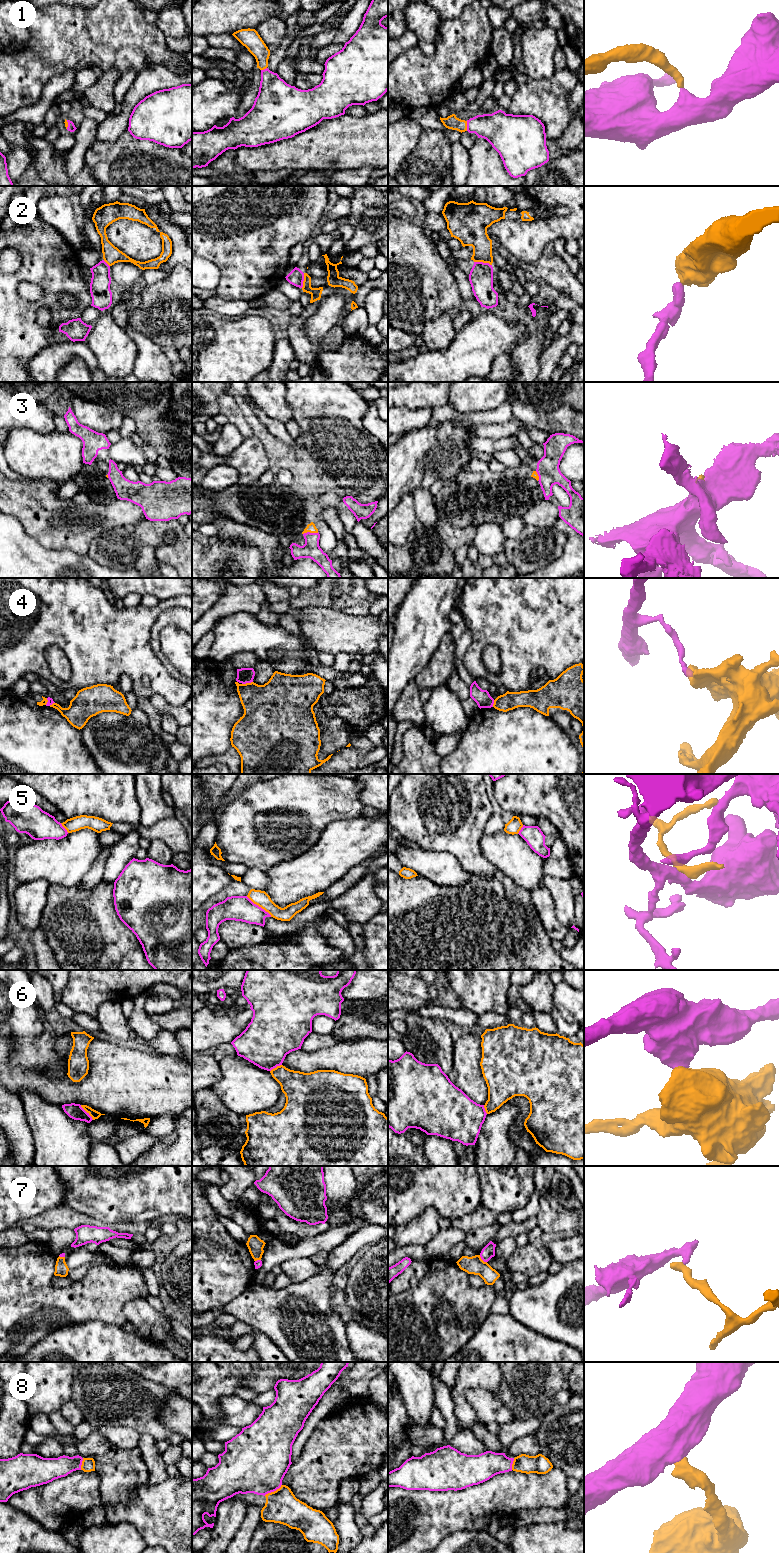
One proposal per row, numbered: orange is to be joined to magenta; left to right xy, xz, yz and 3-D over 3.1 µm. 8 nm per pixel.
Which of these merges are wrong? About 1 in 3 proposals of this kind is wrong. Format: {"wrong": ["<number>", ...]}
{"wrong": ["2", "4", "6", "7"]}

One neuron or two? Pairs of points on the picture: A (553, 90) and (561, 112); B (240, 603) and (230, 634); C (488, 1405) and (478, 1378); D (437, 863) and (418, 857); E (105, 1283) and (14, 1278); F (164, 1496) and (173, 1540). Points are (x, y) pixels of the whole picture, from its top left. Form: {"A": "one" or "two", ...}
{"A": "one", "B": "two", "C": "two", "D": "one", "E": "one", "F": "one"}

